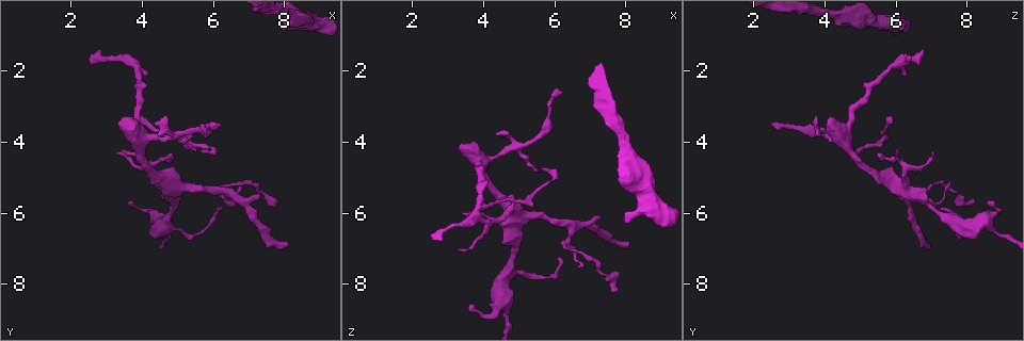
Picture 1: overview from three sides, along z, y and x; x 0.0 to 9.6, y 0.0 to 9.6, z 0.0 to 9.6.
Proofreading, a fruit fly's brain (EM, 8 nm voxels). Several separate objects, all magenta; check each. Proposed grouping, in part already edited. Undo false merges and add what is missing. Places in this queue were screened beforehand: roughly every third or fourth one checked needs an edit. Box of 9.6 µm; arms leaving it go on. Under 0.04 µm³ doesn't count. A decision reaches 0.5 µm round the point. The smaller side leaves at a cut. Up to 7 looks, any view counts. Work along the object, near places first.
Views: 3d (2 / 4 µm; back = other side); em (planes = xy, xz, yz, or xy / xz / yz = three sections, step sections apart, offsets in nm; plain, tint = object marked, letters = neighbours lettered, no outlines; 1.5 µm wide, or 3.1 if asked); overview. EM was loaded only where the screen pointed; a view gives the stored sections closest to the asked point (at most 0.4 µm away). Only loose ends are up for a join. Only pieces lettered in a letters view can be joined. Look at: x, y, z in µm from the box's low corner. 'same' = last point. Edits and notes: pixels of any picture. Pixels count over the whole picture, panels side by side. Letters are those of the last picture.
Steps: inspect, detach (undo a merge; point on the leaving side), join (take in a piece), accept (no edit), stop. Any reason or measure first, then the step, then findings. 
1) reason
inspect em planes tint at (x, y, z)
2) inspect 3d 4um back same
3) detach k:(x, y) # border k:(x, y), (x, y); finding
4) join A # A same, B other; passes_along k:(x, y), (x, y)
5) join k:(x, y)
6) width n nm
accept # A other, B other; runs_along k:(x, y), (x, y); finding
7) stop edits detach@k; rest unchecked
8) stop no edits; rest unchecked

an open end
inspect 3d 2um at (8.10, 6.95, 7.00)

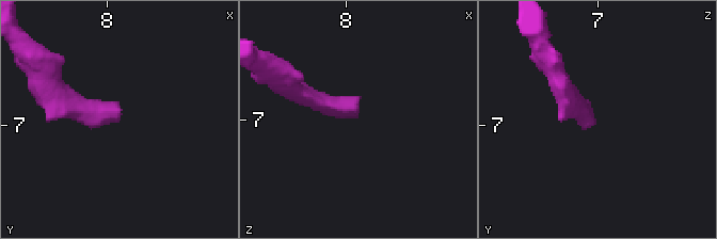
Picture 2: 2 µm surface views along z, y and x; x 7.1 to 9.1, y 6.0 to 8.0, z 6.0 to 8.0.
need the tissue
inspect em xy step 8 tint at (8.10, 6.96, 6.92)

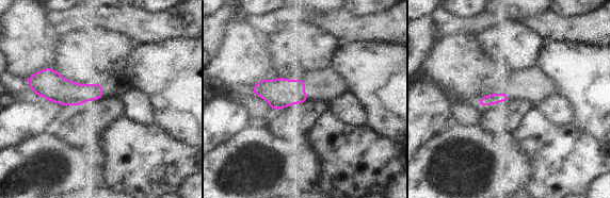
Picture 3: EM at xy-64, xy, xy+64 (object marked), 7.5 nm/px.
another direction
inspect em planes letters same

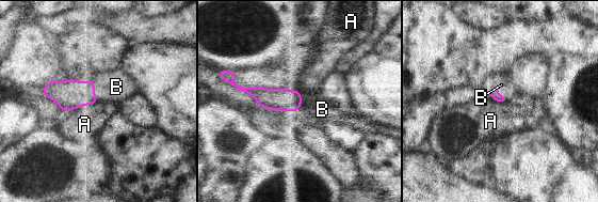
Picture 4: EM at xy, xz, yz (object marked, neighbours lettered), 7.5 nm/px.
join B # A other, B same; passes_along 4:(70, 94), (94, 91), (116, 87); it goes on there

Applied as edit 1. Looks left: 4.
inspect overview

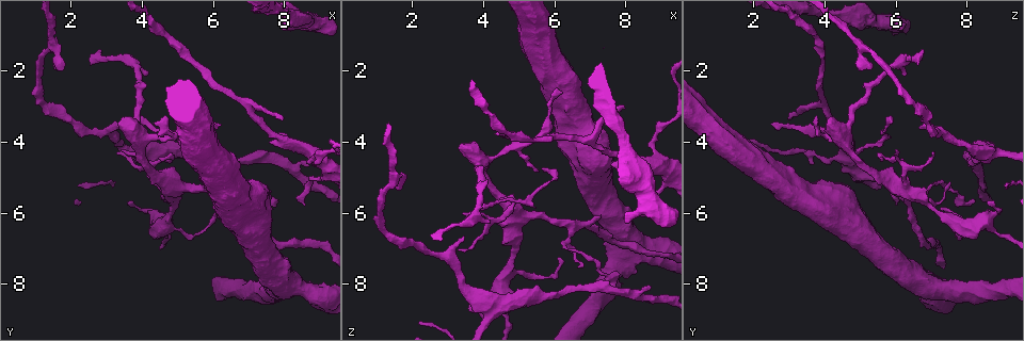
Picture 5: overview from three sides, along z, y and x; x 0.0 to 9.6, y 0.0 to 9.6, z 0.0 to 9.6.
free end
inspect em planes letters at (3.30, 4.35, 7.10)

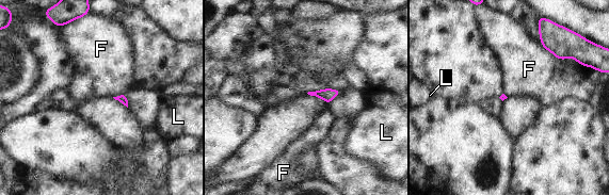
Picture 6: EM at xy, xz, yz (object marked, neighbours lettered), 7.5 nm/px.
accept # F other, L other; border 6:(540, 43), (562, 60); none of them fits

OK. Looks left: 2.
a fork
inspect 3d 2um at (4.90, 3.90, 4.20)

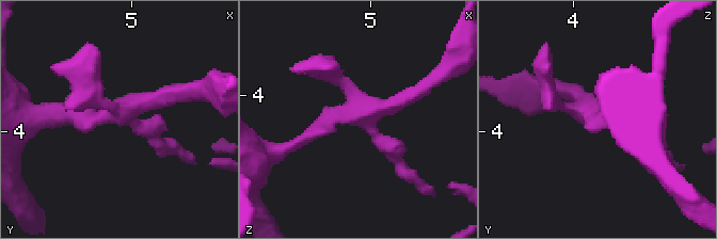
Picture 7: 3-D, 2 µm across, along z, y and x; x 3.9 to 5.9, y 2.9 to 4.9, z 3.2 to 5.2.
shape alone is not enough
inspect em planes letters at (4.94, 3.86, 4.14)

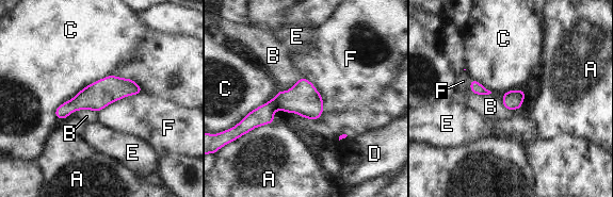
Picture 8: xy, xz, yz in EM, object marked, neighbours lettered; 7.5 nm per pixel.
width 130 nm
accept # A other, B other, C other, D other, E other, F other; runs_along 8:(138, 88), (110, 88), (58, 113); continuous, no second neuron

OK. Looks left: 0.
stop edits join@4; rest unchecked

